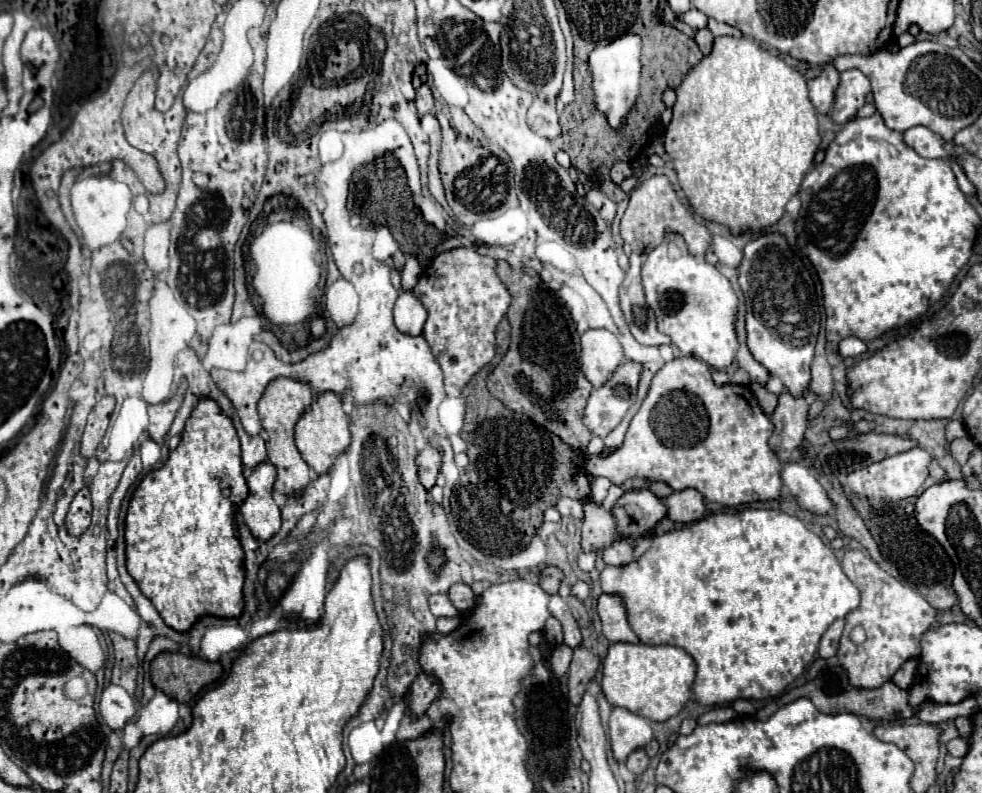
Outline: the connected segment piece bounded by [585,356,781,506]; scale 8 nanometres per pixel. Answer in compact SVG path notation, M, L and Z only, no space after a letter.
M685 356L667 362L653 376L649 392L639 412L633 416L623 444L609 456L587 456L585 470L593 478L609 478L615 486L623 486L629 478L645 478L651 482L665 482L675 492L681 492L681 488L697 488L707 502L717 502L723 506L775 500L781 494L781 462L769 448L771 434L773 422L763 412L749 386L717 386L711 378L709 366L703 360Z

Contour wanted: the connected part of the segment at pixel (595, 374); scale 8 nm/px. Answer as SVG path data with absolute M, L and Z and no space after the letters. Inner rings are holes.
M587 330L581 336L581 370L593 388L601 388L623 362L623 348L609 330Z

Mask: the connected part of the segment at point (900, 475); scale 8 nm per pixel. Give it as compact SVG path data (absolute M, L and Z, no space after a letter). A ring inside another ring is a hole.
M911 450L911 452L889 456L877 464L871 464L869 468L861 468L861 470L851 472L843 484L843 490L849 496L859 496L859 498L867 498L867 500L885 498L885 500L897 502L897 500L911 498L919 492L919 488L927 480L931 460L933 460L931 454L925 450Z

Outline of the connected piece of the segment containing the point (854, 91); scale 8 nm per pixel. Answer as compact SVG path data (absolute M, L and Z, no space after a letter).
M853 68L841 72L841 84L837 86L837 96L829 112L831 120L835 124L845 124L865 104L865 96L869 92L871 92L869 78L861 70Z

